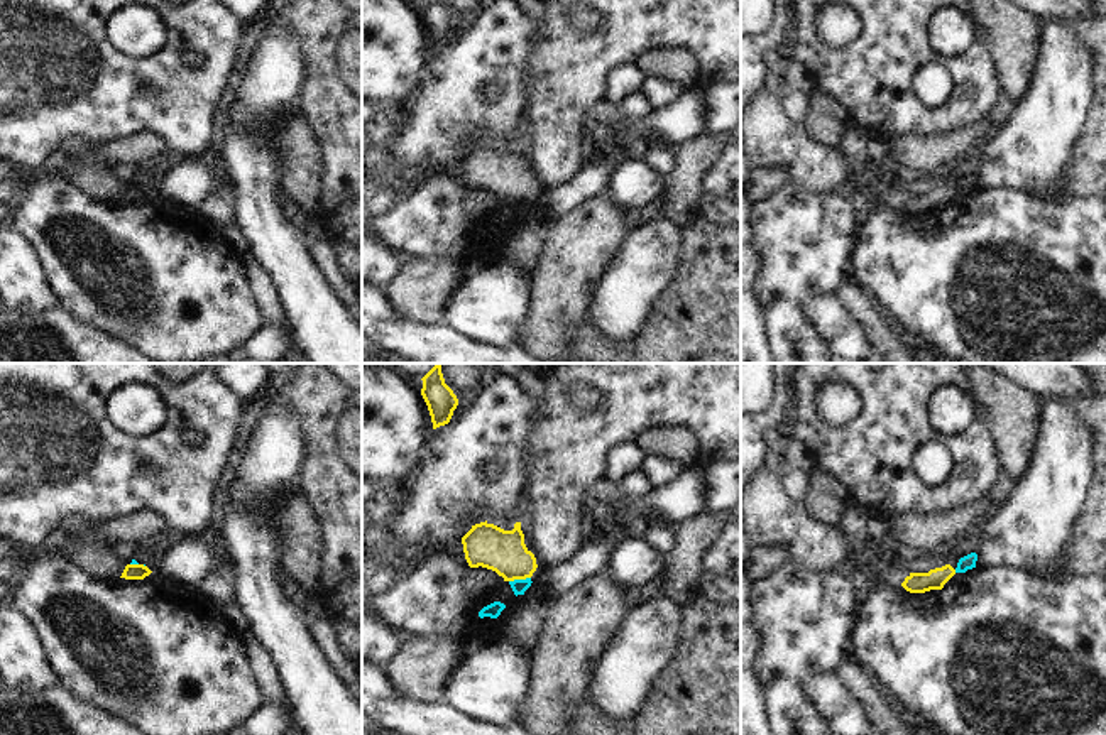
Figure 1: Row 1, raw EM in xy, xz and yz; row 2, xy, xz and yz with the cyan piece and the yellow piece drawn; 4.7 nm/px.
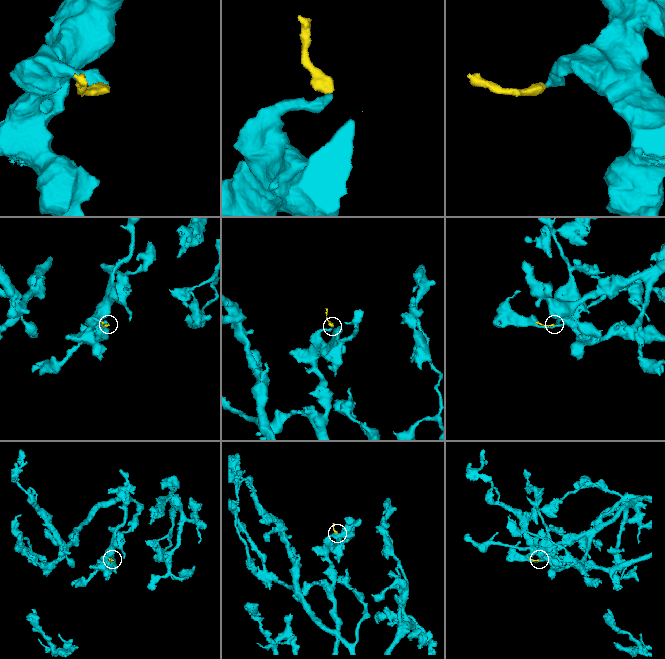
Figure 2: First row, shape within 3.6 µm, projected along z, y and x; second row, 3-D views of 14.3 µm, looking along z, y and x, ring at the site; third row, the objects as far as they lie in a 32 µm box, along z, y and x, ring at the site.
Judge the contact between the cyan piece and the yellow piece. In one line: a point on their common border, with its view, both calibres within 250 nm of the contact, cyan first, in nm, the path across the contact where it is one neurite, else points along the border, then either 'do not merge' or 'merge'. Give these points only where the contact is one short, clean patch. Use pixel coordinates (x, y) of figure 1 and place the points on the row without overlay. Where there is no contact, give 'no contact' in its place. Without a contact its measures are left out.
xz (520, 201) | 70/200 nm | along xz (530, 198), (509, 203) | do not merge

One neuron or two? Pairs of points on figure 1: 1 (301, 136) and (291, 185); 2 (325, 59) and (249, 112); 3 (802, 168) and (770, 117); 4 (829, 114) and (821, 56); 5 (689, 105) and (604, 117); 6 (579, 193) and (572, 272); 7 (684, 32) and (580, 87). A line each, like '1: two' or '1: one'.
1: one
2: two
3: one
4: two
5: one
6: two
7: one

